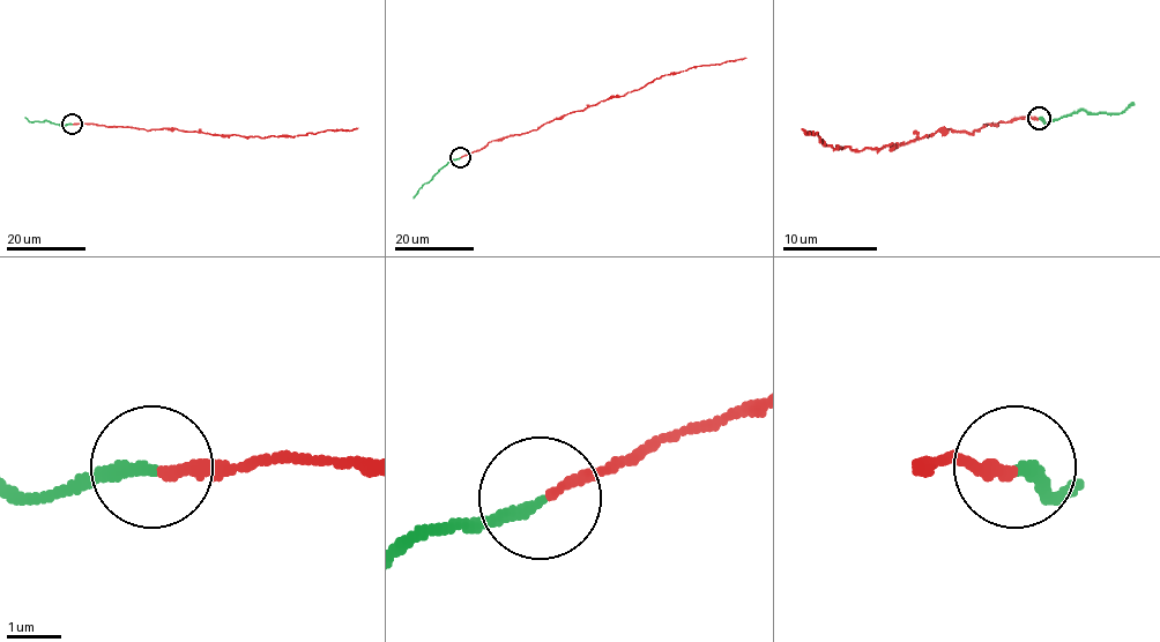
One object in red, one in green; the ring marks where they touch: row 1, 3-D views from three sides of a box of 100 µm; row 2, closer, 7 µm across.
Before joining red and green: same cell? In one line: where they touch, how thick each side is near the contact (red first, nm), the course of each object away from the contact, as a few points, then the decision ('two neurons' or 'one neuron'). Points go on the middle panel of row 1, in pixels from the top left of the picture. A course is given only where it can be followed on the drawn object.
at (460, 157); 200 nm thick on the red side, 240 nm on the other; red runs (460, 157), (480, 150), (492, 140), (537, 129), (601, 101), (625, 96), (664, 75), (745, 58); green runs (460, 157), (447, 162), (413, 199); one neuron

